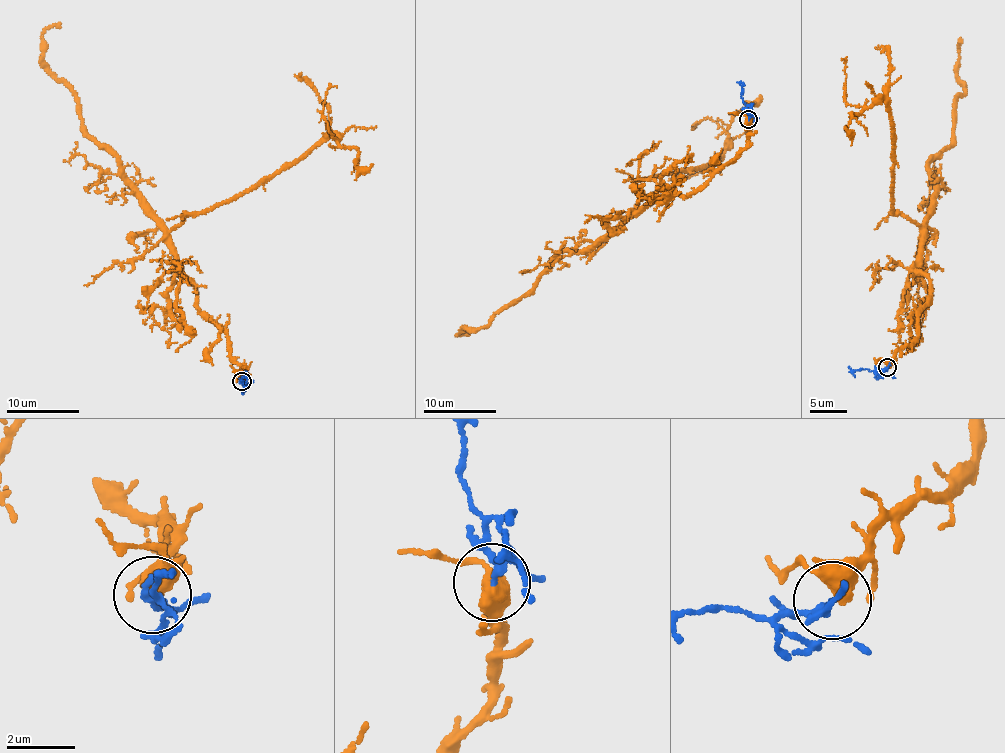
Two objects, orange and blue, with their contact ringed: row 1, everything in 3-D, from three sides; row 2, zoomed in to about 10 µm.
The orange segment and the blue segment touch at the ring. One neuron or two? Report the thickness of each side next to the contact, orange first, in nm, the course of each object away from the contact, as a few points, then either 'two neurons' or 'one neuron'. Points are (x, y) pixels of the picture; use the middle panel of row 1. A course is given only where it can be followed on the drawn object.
440/150 nm | orange via (748, 120), (734, 159), (692, 192), (660, 189), (635, 211), (638, 181), (722, 154), (719, 124), (699, 122) | blue via (748, 118), (741, 96), (741, 85), (737, 82) | two neurons

